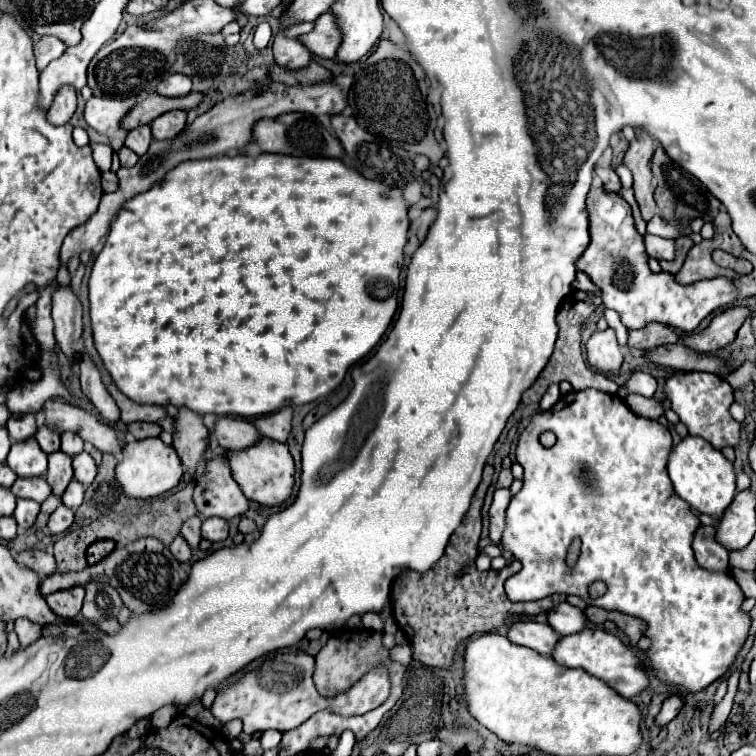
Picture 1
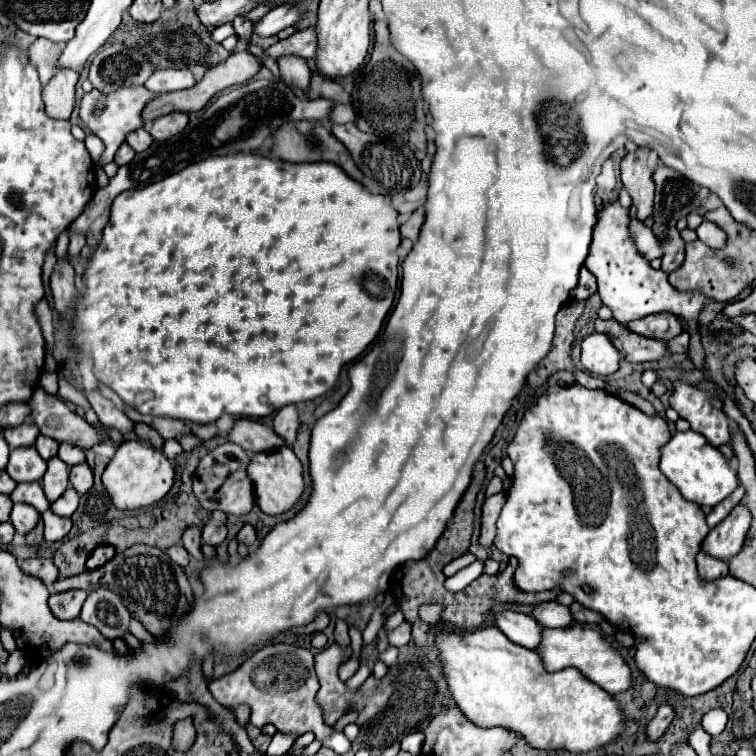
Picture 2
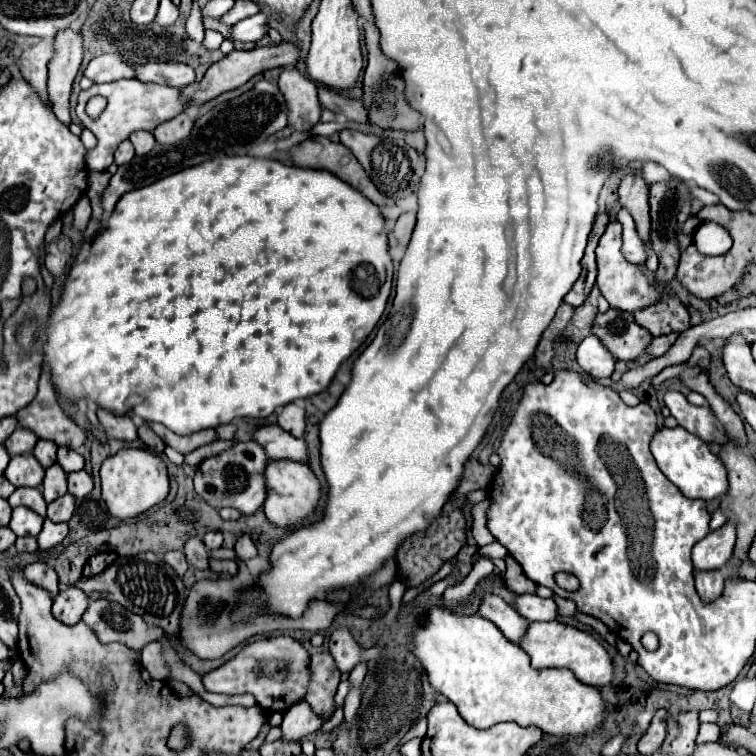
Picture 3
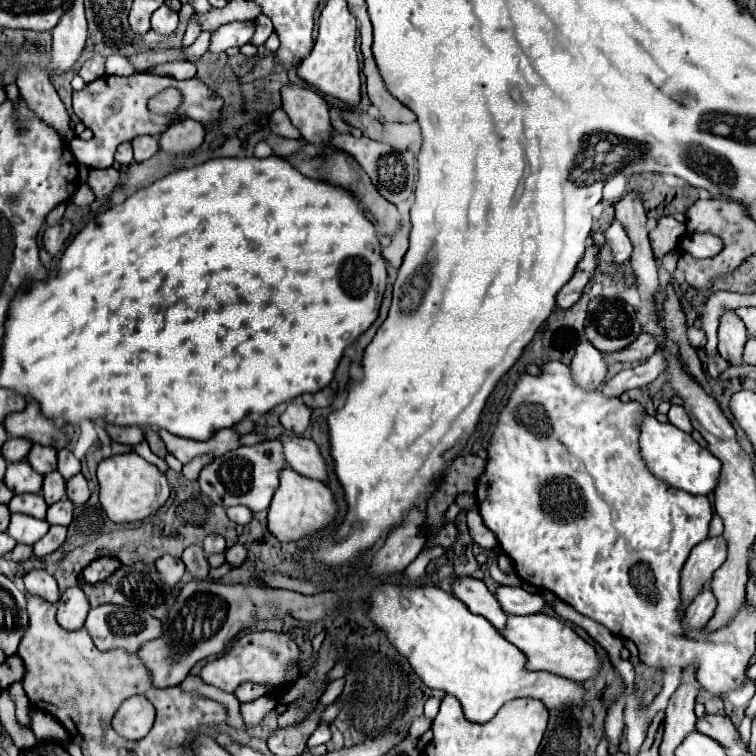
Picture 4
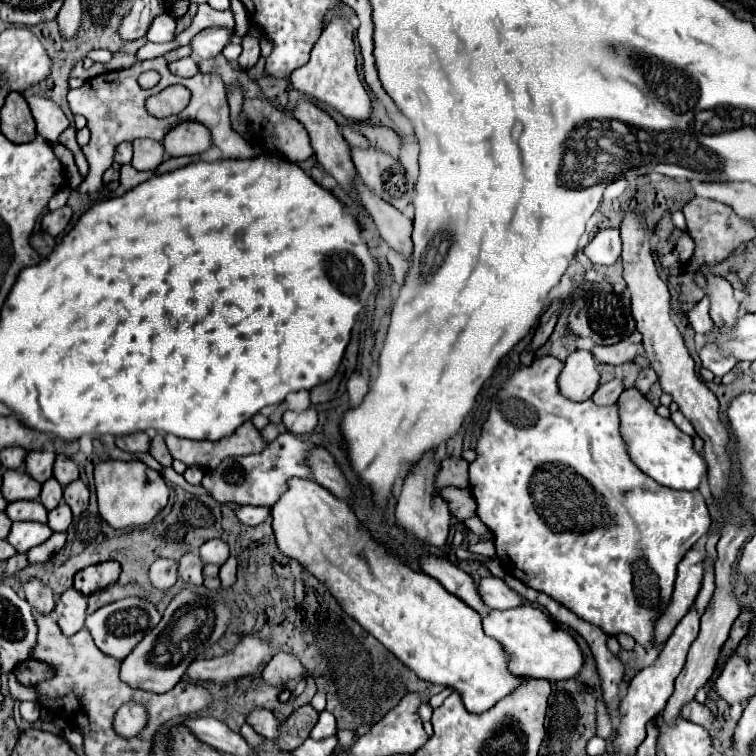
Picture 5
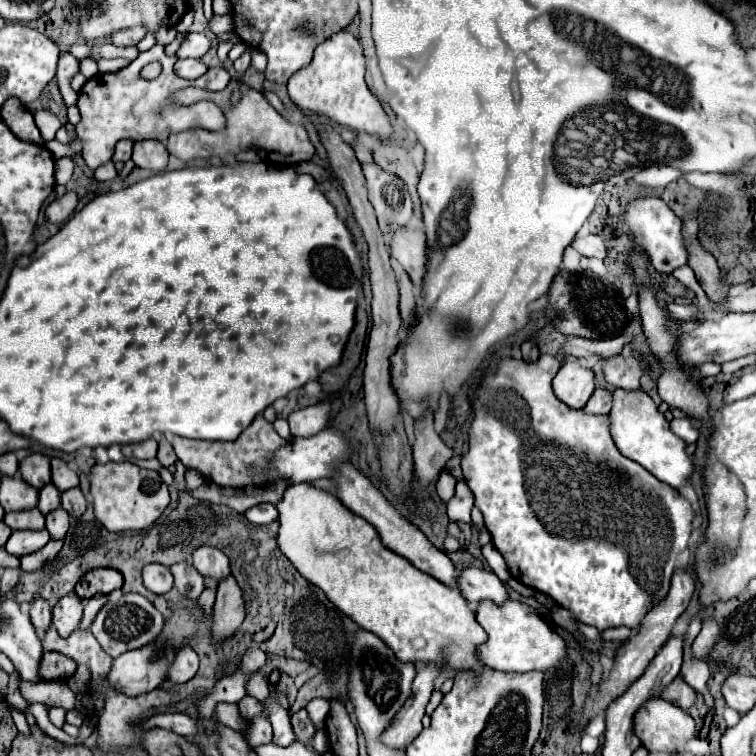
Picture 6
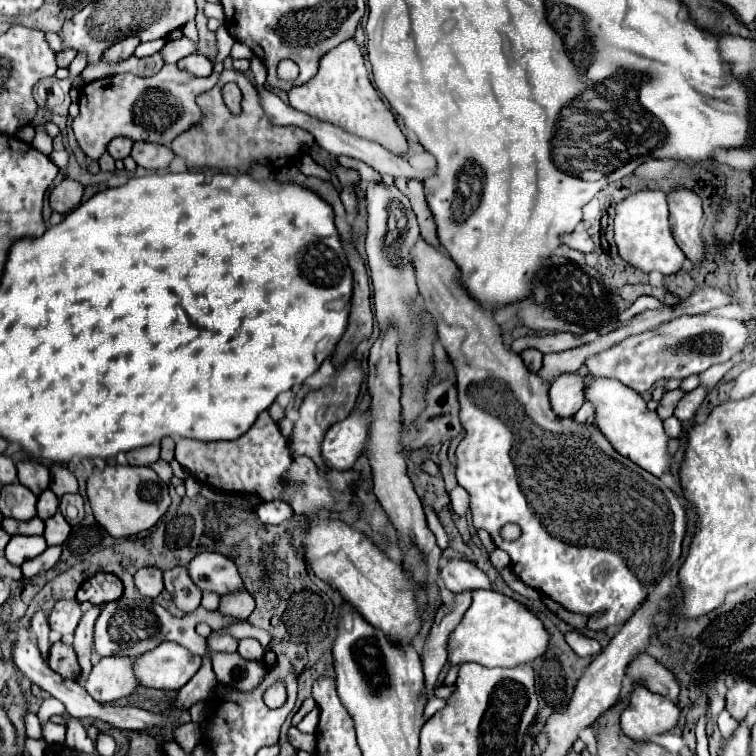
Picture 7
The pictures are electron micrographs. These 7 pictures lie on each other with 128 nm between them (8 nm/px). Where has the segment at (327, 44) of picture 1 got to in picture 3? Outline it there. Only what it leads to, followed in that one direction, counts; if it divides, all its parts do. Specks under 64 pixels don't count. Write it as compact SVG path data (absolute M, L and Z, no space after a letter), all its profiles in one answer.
M282 42L282 44L272 44L272 46L256 46L254 50L232 50L220 62L214 62L200 82L194 82L194 84L182 88L182 98L186 100L188 106L204 104L208 100L220 96L222 92L228 92L228 90L234 90L234 88L246 84L252 76L262 74L262 72L266 72L270 68L294 66L298 62L298 58L300 58L300 48L298 48L296 42Z

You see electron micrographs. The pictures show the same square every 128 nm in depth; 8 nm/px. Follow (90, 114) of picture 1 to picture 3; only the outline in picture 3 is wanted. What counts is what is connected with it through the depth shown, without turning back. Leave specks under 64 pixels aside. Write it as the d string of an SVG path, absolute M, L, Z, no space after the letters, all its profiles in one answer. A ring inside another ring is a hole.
M116 80L116 82L108 82L108 84L94 84L90 90L82 90L78 96L78 106L76 106L76 114L82 122L84 128L92 130L94 136L98 138L98 146L94 150L86 152L86 167L89 171L105 171L112 164L112 156L114 150L118 148L118 144L128 138L134 130L154 130L158 124L178 116L184 110L184 100L180 96L180 90L170 88L170 86L160 86L160 84L144 84L140 80ZM92 96L104 96L108 100L106 110L100 114L100 118L92 120L88 118L88 114L84 112L88 98Z

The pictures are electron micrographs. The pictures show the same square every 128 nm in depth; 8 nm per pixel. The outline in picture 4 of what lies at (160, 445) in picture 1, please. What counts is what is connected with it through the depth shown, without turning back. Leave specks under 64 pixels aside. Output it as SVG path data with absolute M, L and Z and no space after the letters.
M136 452L118 454L98 464L98 484L102 490L102 508L112 522L136 522L154 514L170 496L166 476Z

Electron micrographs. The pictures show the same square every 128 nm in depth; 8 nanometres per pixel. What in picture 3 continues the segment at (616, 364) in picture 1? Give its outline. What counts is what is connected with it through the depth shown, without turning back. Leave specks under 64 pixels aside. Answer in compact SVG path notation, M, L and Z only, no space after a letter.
M594 334L582 340L576 352L576 360L592 378L608 378L614 372L616 364L616 358L608 352L608 348L604 348L604 344L600 344L600 338Z

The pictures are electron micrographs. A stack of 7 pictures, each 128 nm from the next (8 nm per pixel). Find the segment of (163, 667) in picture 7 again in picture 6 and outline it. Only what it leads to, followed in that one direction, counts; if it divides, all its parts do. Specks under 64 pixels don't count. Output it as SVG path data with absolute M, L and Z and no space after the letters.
M186 646L186 648L180 648L176 652L176 660L168 672L168 680L174 682L174 684L184 684L188 680L192 680L198 672L198 654Z

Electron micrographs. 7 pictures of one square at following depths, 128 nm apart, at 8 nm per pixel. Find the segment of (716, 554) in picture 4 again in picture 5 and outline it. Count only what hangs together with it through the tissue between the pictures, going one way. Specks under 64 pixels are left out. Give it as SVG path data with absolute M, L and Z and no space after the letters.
M698 548L688 550L686 556L680 560L672 602L670 602L668 610L656 622L656 644L664 644L664 640L668 640L668 636L672 634L676 624L682 620L682 616L694 604L694 600L700 592L700 586L702 586L704 570L706 570L704 562L706 562L706 552L698 550Z

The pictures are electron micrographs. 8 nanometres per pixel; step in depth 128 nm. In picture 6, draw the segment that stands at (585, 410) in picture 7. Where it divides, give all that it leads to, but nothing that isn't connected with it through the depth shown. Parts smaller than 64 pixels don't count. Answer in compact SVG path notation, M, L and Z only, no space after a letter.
M606 388L594 390L592 398L584 406L584 410L590 414L608 414L610 408L612 408L612 390L606 390Z

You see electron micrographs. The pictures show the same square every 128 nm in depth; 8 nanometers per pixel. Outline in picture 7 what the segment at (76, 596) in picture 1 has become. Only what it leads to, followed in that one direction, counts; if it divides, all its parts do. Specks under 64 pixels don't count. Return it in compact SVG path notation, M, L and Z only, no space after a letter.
M60 600L54 604L50 616L48 616L48 622L50 622L50 628L60 632L62 636L70 636L74 634L78 622L80 622L80 616L82 616L82 608L80 608L80 602L78 600Z

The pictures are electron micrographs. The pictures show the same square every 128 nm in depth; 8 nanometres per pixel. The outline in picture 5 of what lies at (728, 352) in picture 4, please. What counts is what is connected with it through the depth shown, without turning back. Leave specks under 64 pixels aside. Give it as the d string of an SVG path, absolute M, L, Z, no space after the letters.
M708 276L708 296L710 296L710 318L714 326L732 328L738 318L738 302L734 300L732 286L720 276Z

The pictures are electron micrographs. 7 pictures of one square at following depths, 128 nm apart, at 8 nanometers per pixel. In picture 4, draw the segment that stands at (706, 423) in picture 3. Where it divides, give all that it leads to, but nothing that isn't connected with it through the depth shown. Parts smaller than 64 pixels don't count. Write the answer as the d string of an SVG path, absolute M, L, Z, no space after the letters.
M672 404L672 406L670 406L668 420L670 420L670 424L674 424L676 428L680 428L680 430L684 430L684 432L688 432L688 434L694 430L694 428L692 428L692 422L690 422L690 418L688 418L688 414L686 414L686 410L684 410L682 406L678 406L678 404Z

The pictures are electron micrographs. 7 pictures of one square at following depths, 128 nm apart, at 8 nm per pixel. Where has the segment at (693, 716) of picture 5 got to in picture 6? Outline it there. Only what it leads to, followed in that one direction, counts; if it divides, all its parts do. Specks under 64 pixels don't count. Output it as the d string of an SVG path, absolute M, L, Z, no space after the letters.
M680 676L664 690L662 698L676 704L684 712L690 712L690 708L696 706L696 692L684 680L680 680Z

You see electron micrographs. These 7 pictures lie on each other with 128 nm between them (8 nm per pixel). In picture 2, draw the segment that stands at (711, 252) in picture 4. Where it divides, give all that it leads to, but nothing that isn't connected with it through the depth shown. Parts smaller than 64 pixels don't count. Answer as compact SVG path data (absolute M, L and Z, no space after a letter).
M704 220L704 222L696 228L696 234L698 234L698 238L700 238L704 244L708 244L710 248L722 248L724 242L726 242L726 234L724 234L716 224L712 224L712 222L708 222L708 220Z

